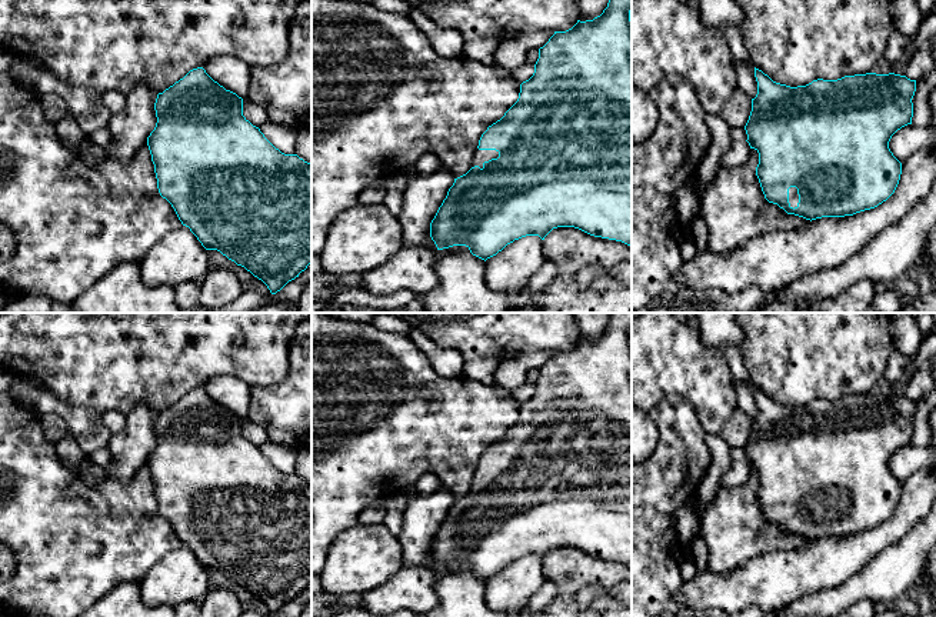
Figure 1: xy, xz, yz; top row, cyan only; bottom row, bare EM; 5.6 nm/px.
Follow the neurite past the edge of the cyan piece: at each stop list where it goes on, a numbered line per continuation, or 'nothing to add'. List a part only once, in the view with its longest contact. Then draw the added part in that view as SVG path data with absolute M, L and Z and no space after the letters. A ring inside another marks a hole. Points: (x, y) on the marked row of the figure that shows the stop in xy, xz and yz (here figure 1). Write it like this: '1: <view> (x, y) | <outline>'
1: xz (480, 156) | M476 150L474 153L474 159L472 163L472 167L479 166L480 169L483 169L483 163L489 161L492 159L497 159L499 157L499 151L496 150Z

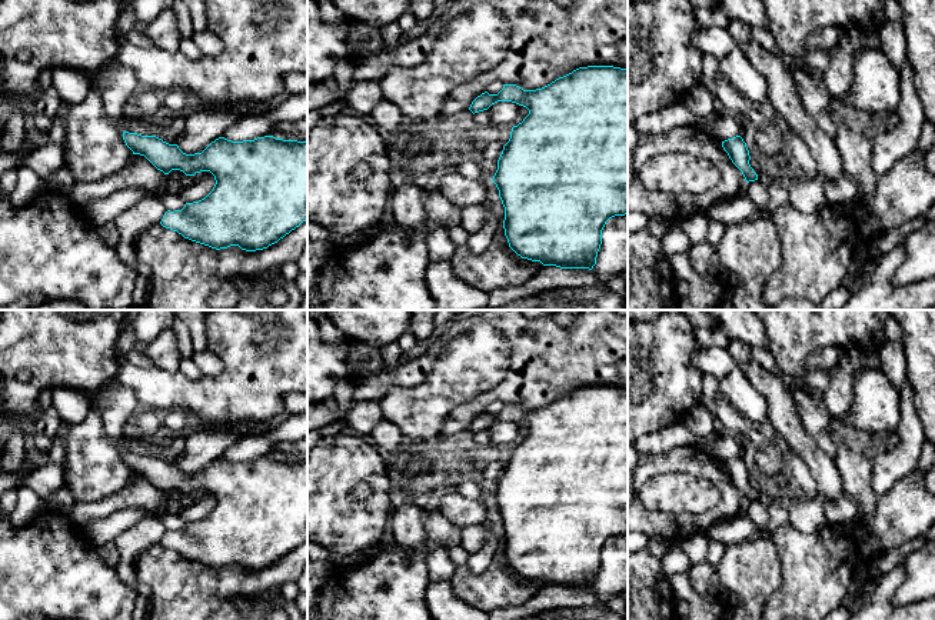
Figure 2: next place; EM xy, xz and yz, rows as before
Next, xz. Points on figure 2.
nothing to add

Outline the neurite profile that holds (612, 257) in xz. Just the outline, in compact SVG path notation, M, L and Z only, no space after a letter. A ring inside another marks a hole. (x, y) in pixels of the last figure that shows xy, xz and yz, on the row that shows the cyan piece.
M628 214L609 219L602 230L602 244L593 271L603 286L628 267Z

